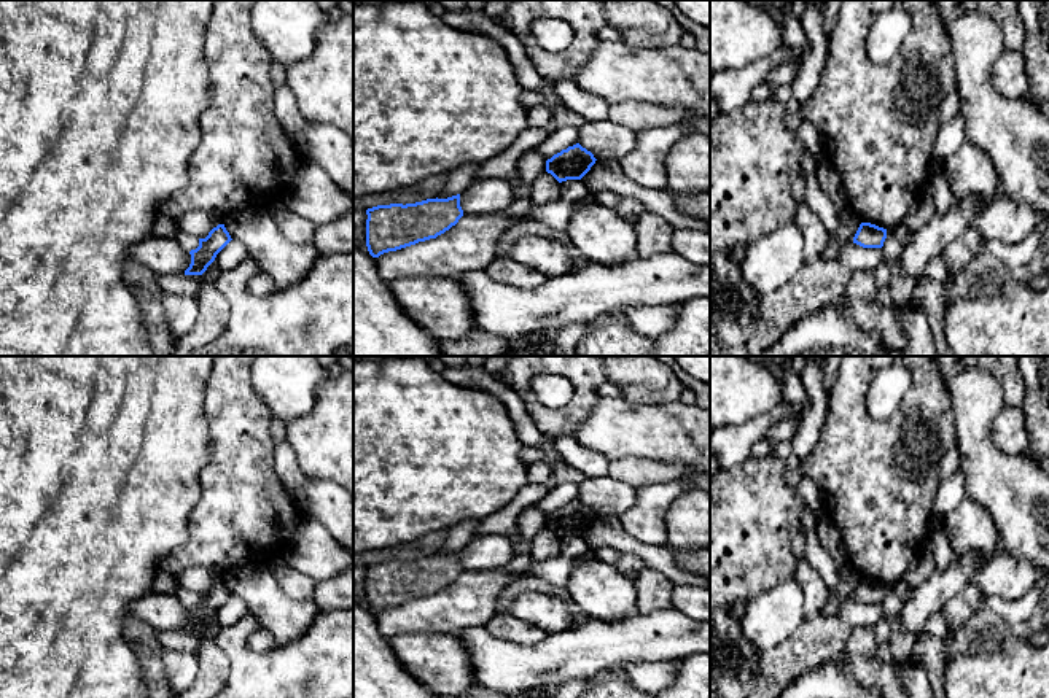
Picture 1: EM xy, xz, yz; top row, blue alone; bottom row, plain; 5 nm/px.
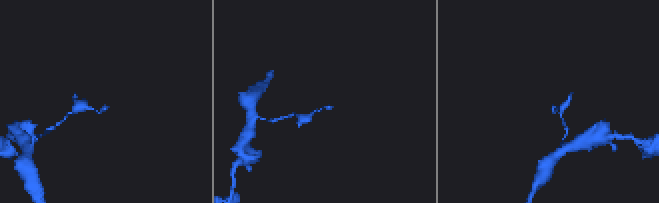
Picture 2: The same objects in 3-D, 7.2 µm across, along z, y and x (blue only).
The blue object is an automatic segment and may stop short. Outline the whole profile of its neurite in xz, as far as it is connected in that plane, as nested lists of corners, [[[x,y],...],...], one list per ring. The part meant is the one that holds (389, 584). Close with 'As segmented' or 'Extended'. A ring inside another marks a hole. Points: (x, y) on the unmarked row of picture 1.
[[[460,550],[415,560],[377,561],[366,566],[366,603],[372,614],[436,595],[463,572]]]. As segmented

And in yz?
[[[861,579],[853,593],[853,599],[863,604],[882,604],[885,595],[887,595],[887,585],[871,579]]]. As segmented

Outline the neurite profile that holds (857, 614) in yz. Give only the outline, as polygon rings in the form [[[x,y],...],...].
[[[853,598],[844,603],[840,614],[850,626],[874,626],[883,617],[882,604],[863,604]]]

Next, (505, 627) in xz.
[[[497,612],[484,626],[493,638],[516,642],[519,646],[536,646],[549,636],[543,628],[519,620],[509,614]]]

